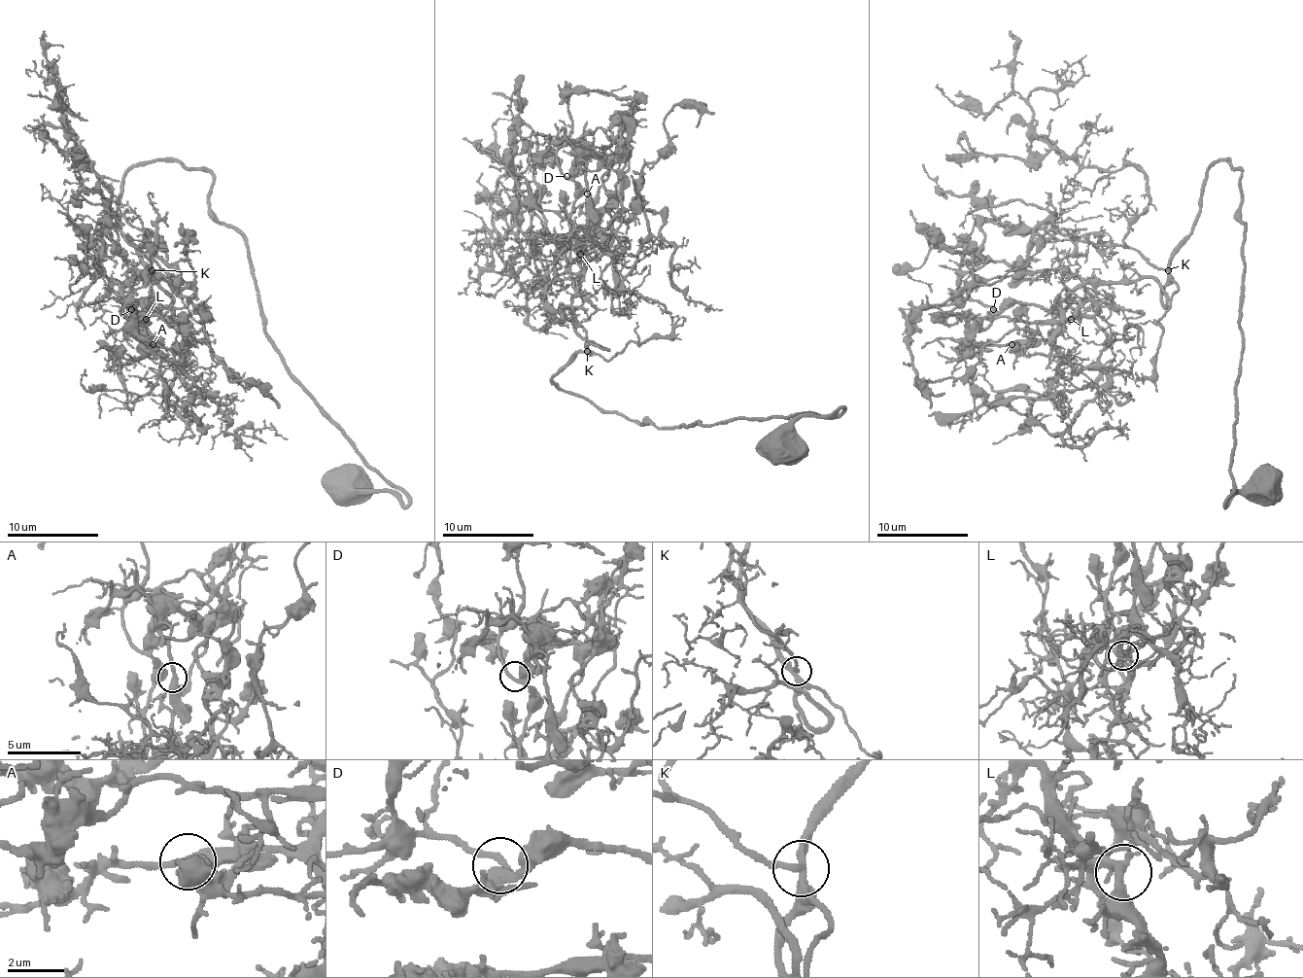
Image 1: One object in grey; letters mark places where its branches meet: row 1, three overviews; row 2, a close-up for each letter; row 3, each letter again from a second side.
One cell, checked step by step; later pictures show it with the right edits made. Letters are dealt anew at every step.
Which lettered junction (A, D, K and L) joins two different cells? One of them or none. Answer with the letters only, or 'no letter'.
no letter

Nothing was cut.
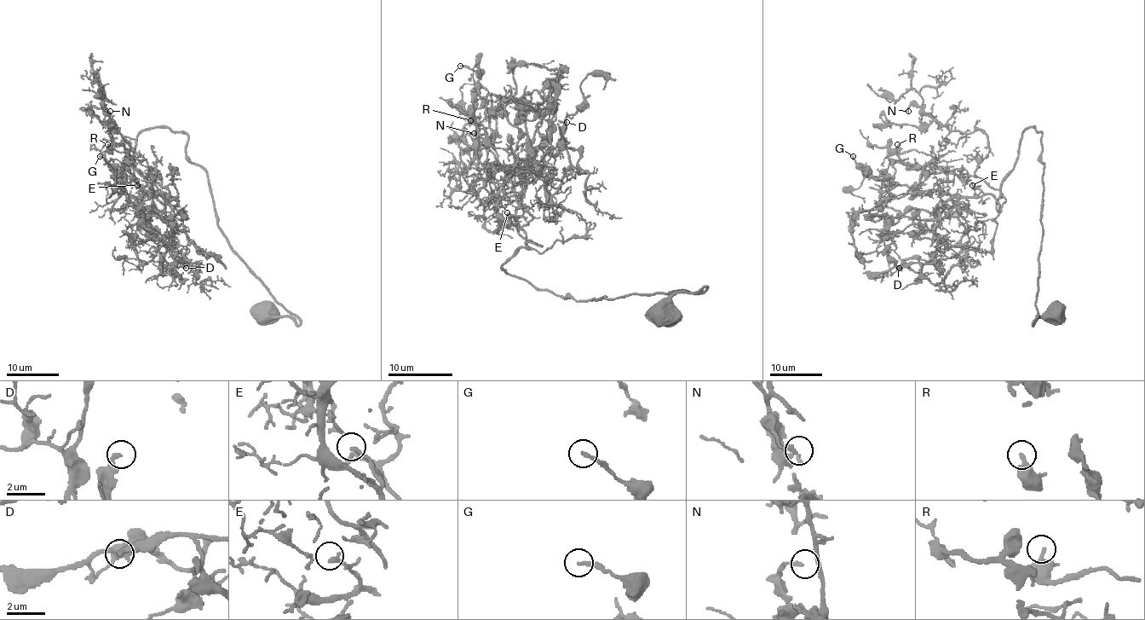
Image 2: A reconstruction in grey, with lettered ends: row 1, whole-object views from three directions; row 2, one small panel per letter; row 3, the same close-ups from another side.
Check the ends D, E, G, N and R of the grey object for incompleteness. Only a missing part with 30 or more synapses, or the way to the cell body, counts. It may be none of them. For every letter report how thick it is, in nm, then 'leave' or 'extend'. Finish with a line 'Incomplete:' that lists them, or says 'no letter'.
D: 240 nm | extend
E: 190 nm | leave
G: 190 nm | leave
N: 170 nm | leave
R: 200 nm | leave
Incomplete: D

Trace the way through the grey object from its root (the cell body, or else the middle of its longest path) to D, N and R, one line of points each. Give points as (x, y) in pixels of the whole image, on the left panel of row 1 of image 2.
D: (262, 315), (290, 314), (221, 229), (187, 136), (153, 127), (134, 165), (163, 208), (129, 197), (186, 268)
N: (262, 315), (290, 314), (221, 229), (187, 136), (137, 136), (134, 165), (152, 188), (110, 111)
R: (262, 315), (290, 314), (221, 229), (187, 136), (137, 136), (134, 165), (153, 188), (144, 165), (107, 144)

